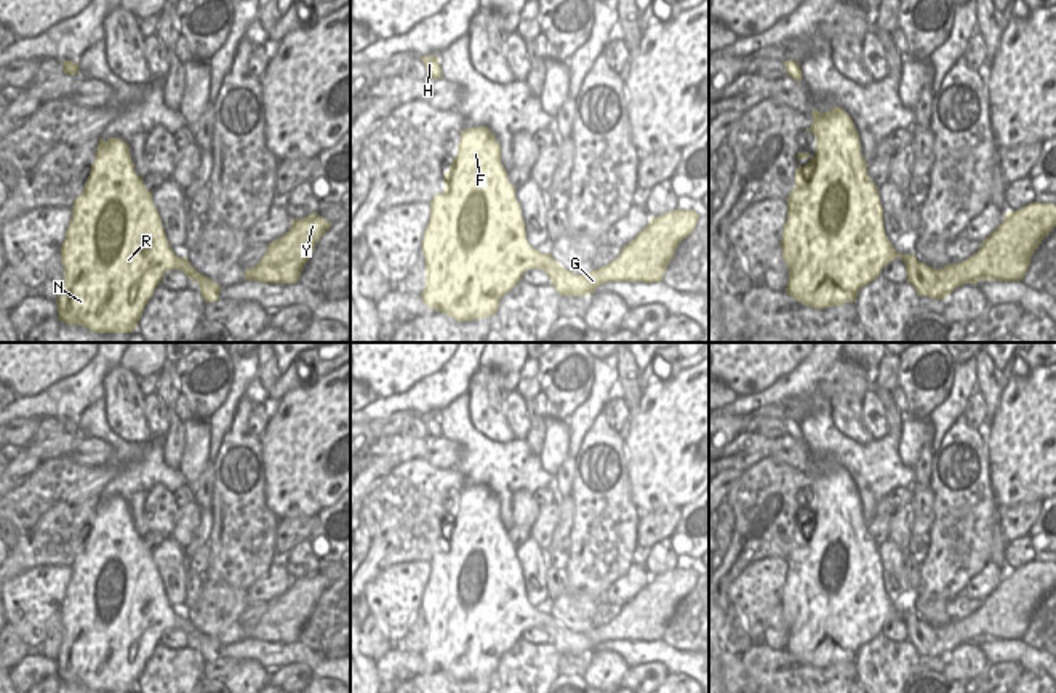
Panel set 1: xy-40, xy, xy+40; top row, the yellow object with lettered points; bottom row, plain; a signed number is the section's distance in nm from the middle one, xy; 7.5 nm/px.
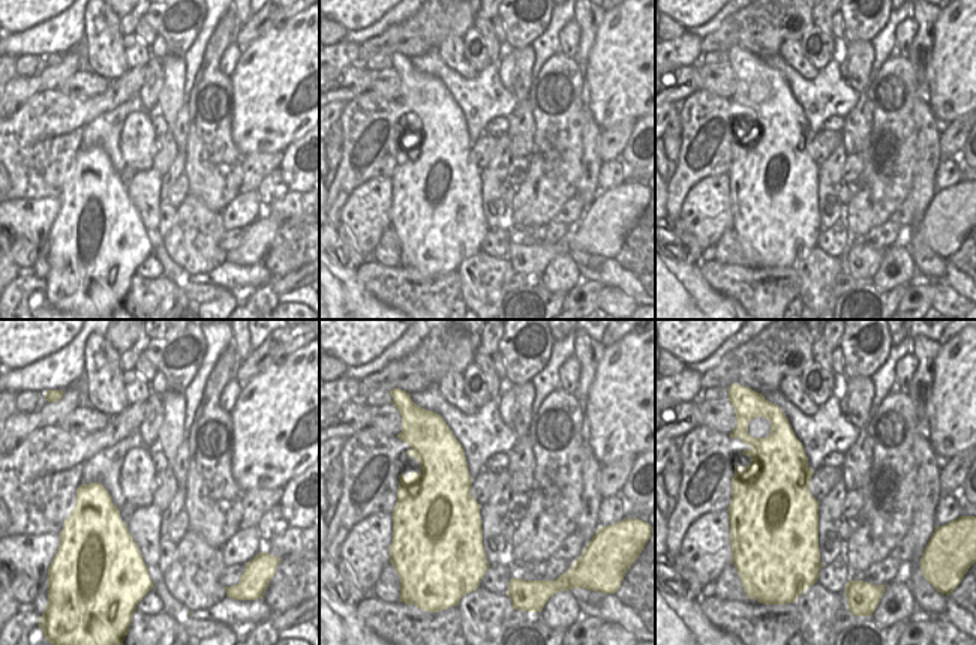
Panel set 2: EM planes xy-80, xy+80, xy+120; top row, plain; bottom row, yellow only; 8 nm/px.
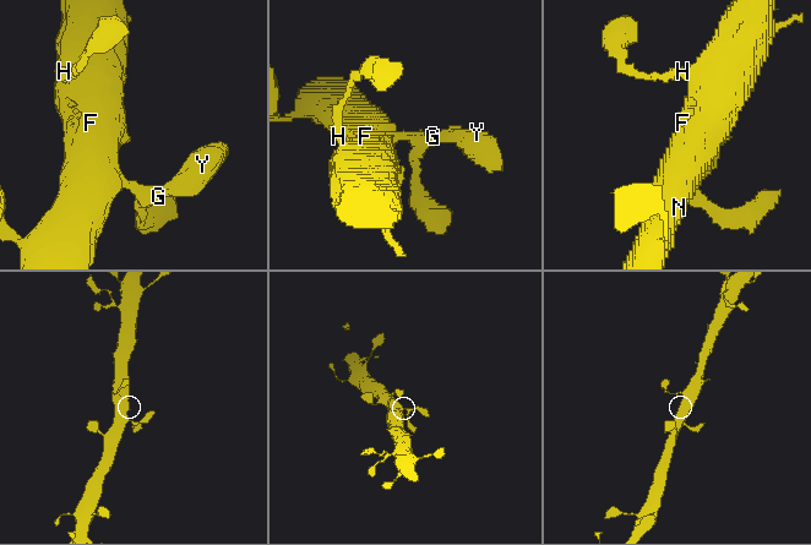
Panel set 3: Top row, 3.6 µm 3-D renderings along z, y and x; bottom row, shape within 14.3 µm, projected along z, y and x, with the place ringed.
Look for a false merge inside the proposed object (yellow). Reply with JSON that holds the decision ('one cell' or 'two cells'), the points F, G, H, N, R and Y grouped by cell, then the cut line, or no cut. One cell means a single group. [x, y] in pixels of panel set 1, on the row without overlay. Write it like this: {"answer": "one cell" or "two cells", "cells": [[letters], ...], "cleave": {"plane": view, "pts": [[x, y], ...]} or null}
{"answer": "one cell", "cells": [["F", "G", "H", "N", "R", "Y"]], "cleave": null}

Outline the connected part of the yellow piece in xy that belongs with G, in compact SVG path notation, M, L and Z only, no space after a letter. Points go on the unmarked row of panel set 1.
M486 485L461 490L458 512L443 533L445 549L434 554L430 576L422 595L426 618L426 647L421 656L458 680L496 674L501 656L510 650L530 627L542 627L560 655L587 655L608 640L661 640L678 605L696 586L699 573L693 568L674 568L651 576L648 584L610 623L576 634L549 611L541 613L526 599L522 567L515 546L501 522L501 504Z

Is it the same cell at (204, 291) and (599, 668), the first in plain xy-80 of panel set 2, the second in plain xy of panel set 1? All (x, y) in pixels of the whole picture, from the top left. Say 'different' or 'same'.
different

